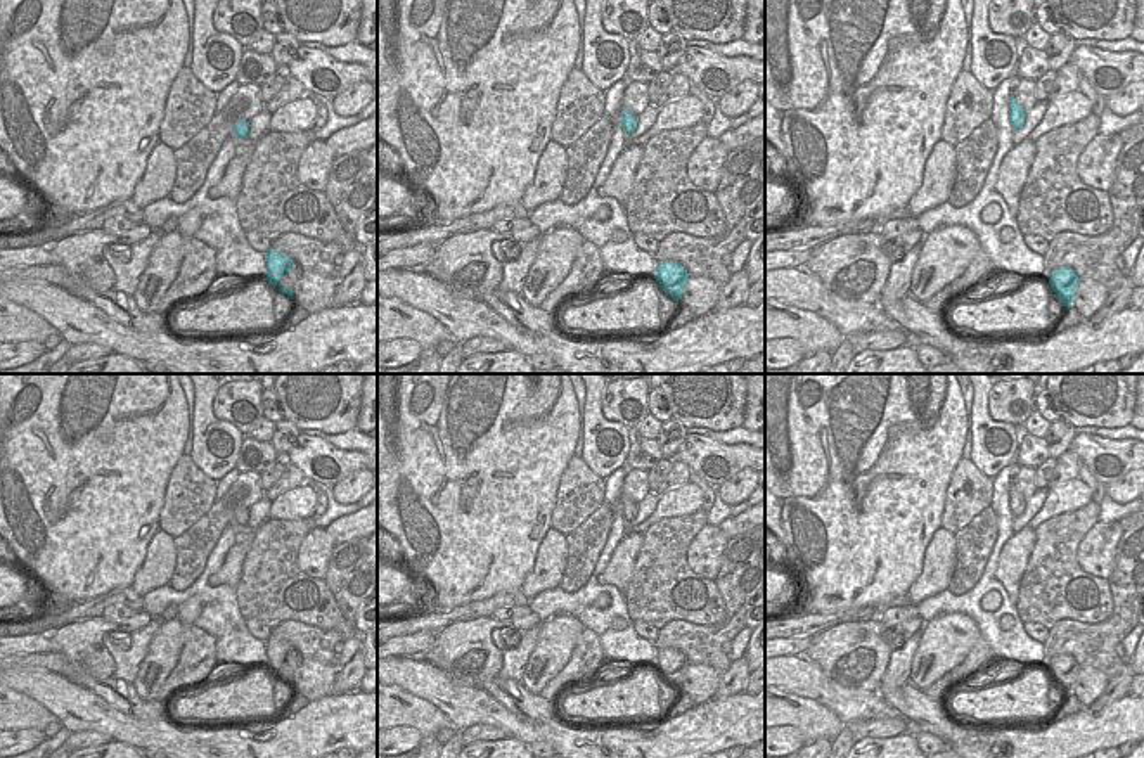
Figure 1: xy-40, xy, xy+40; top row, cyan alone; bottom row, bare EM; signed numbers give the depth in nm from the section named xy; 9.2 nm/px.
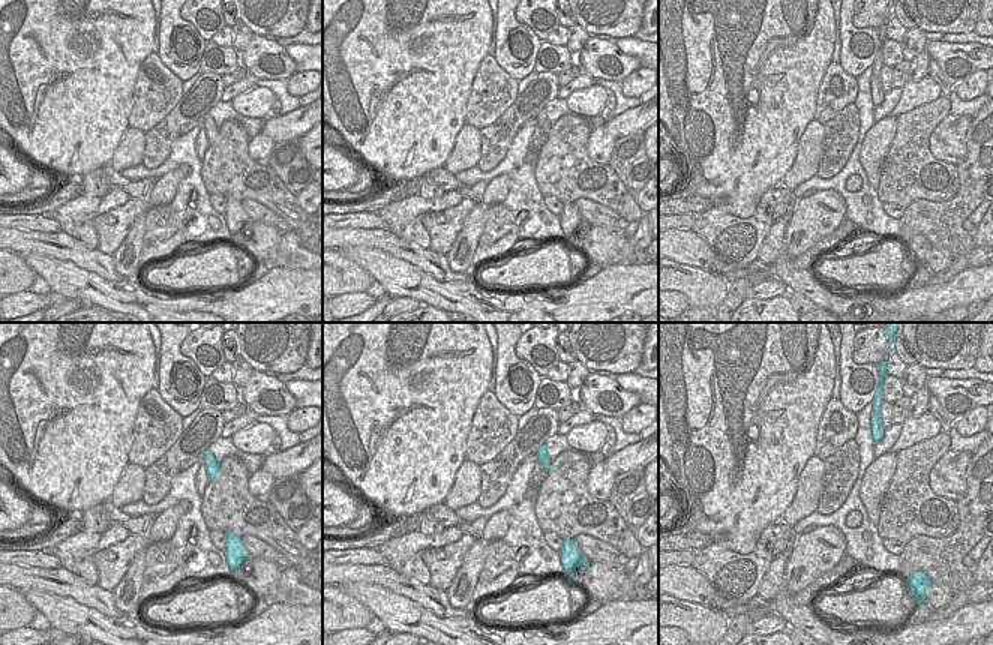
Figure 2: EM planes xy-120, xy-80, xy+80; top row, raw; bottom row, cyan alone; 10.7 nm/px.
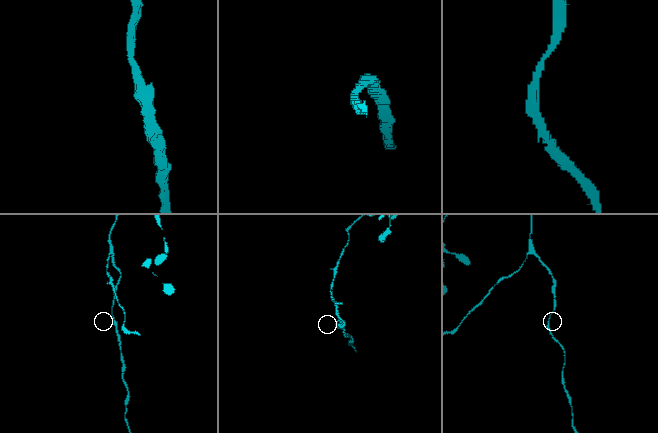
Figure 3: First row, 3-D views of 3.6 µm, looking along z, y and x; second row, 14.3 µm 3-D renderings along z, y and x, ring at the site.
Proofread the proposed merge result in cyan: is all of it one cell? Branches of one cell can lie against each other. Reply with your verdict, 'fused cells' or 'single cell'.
single cell

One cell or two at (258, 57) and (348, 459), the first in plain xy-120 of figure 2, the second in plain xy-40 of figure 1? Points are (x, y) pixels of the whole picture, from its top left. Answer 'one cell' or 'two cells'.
one cell

